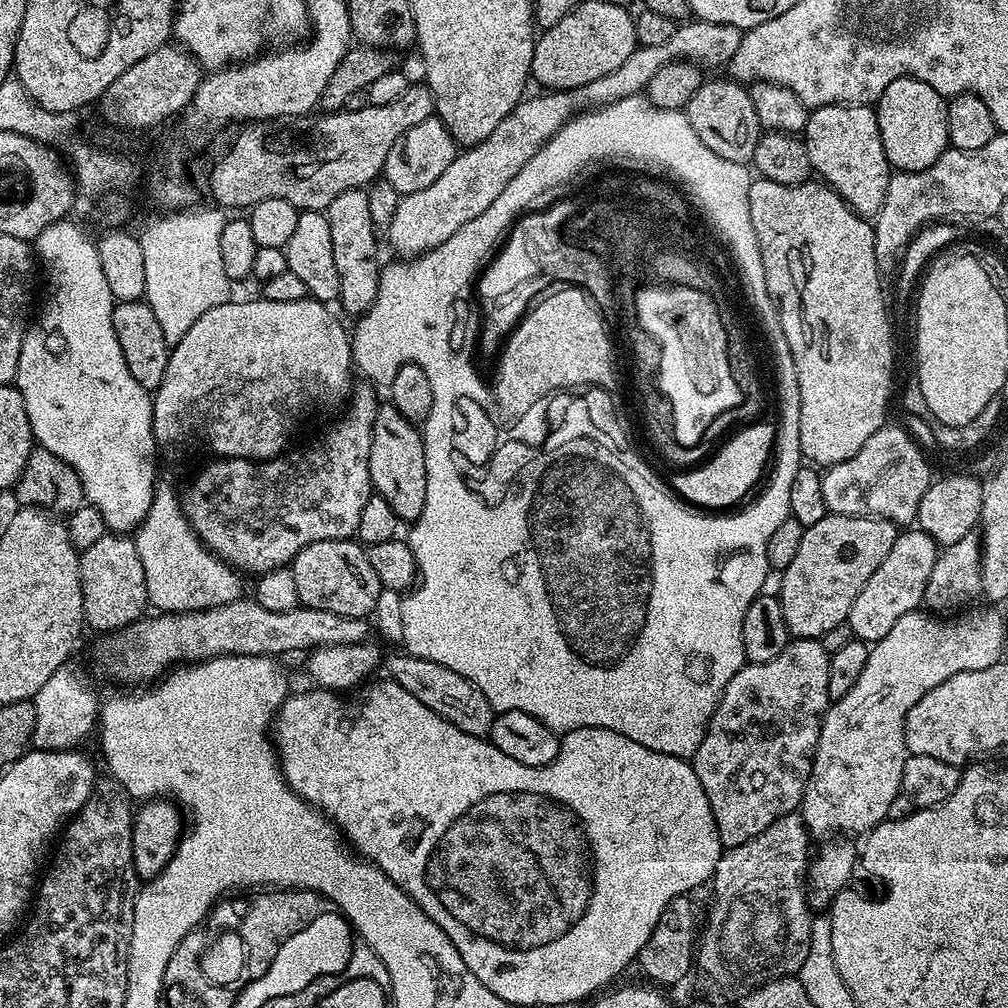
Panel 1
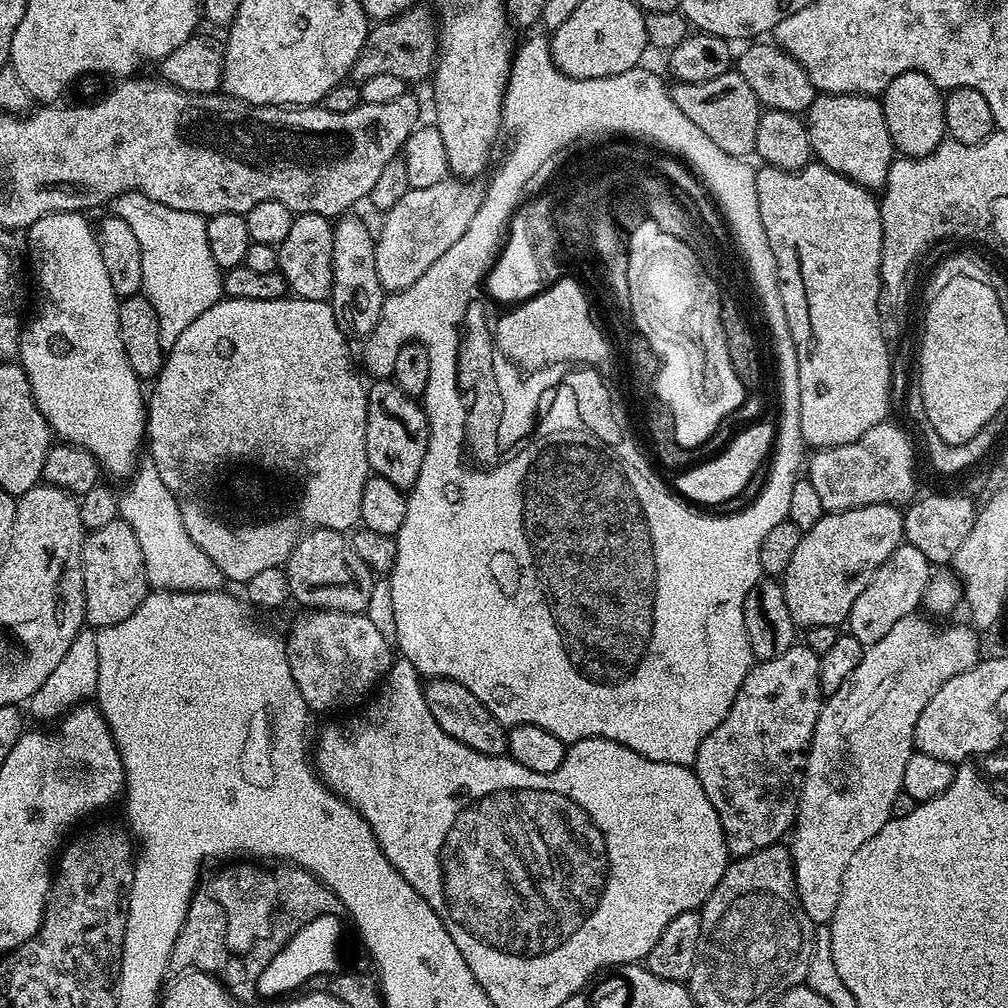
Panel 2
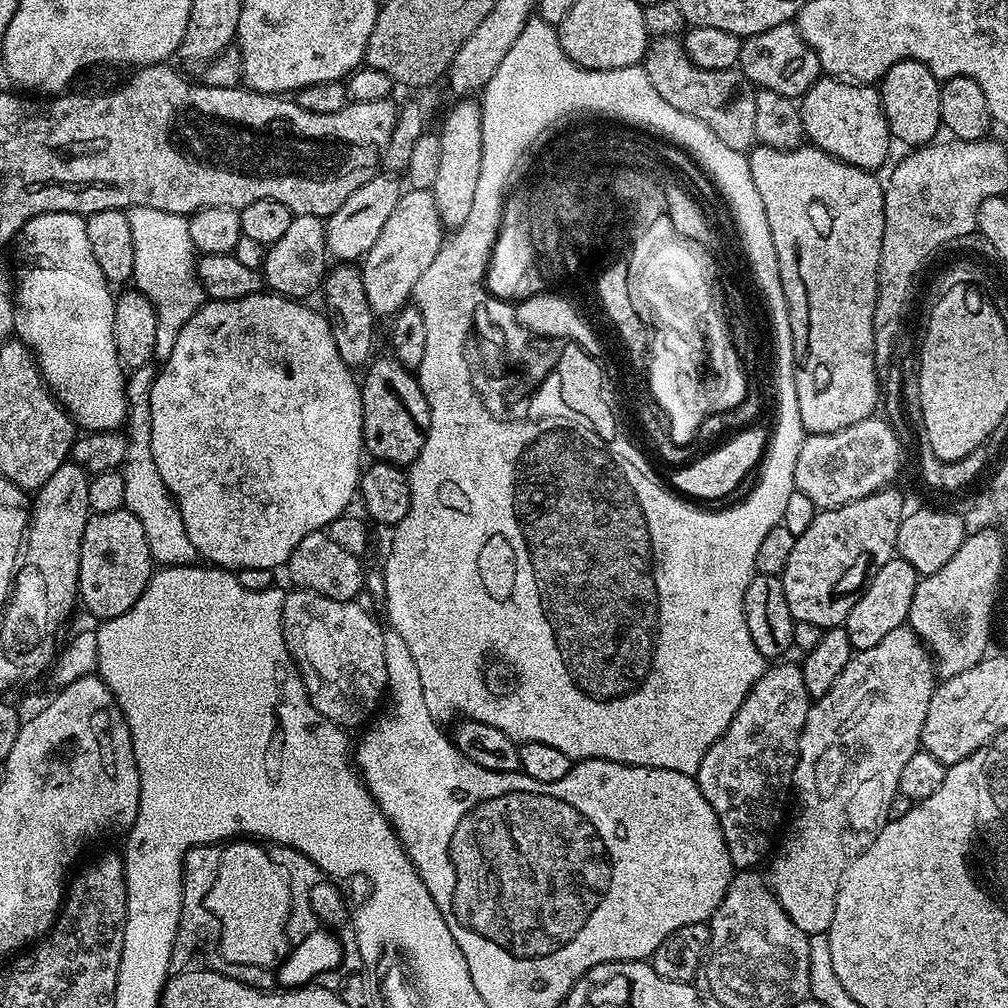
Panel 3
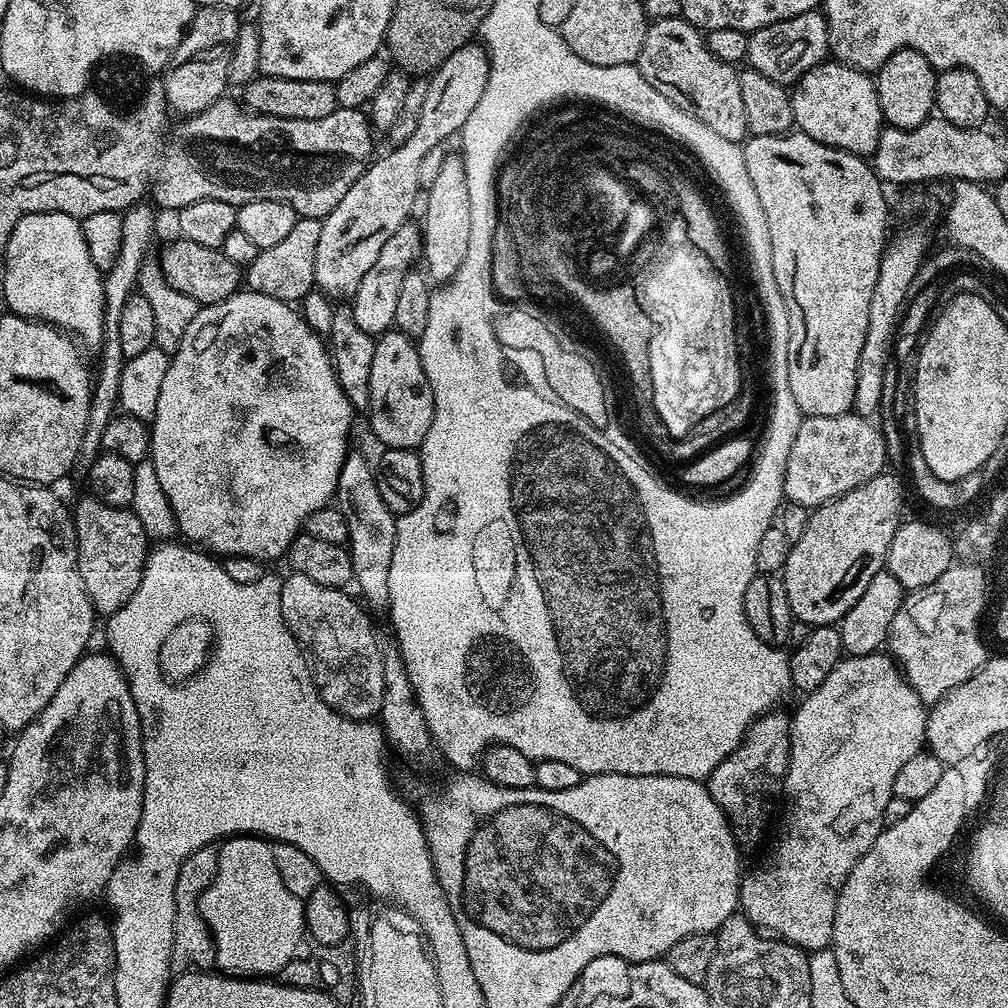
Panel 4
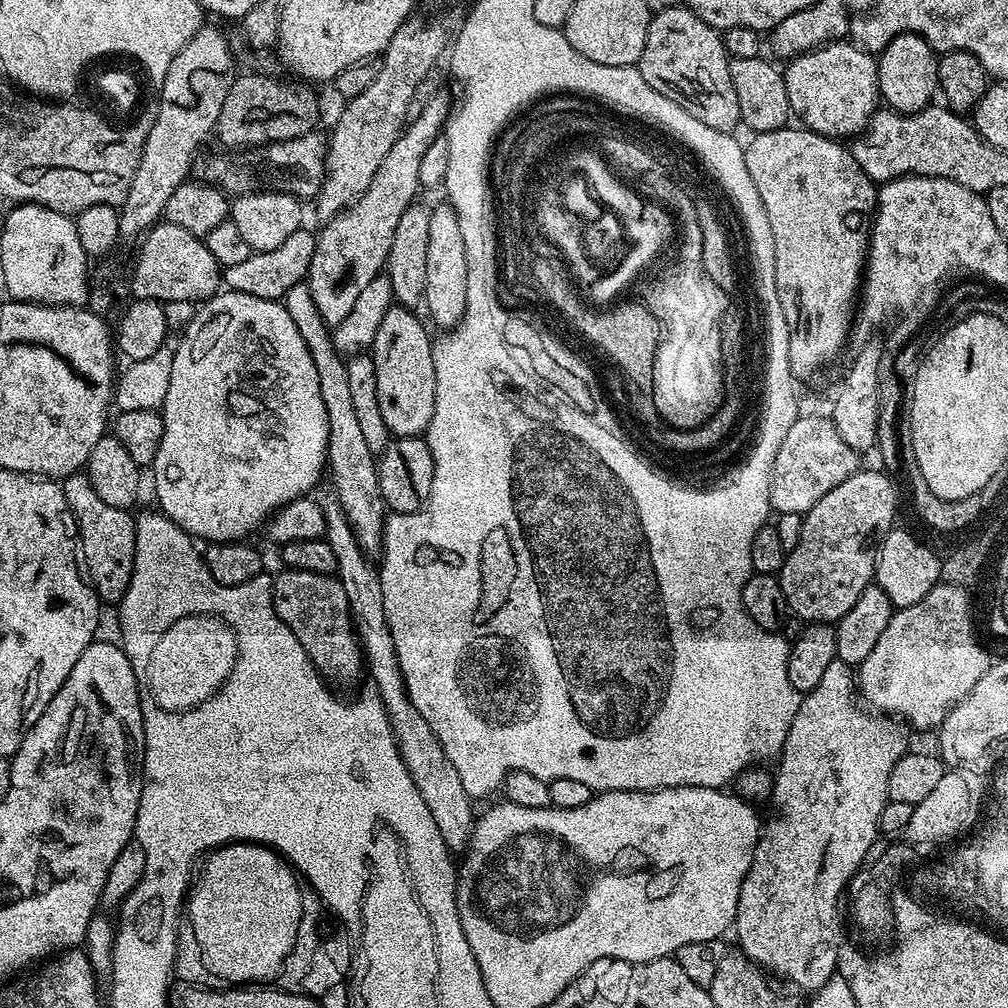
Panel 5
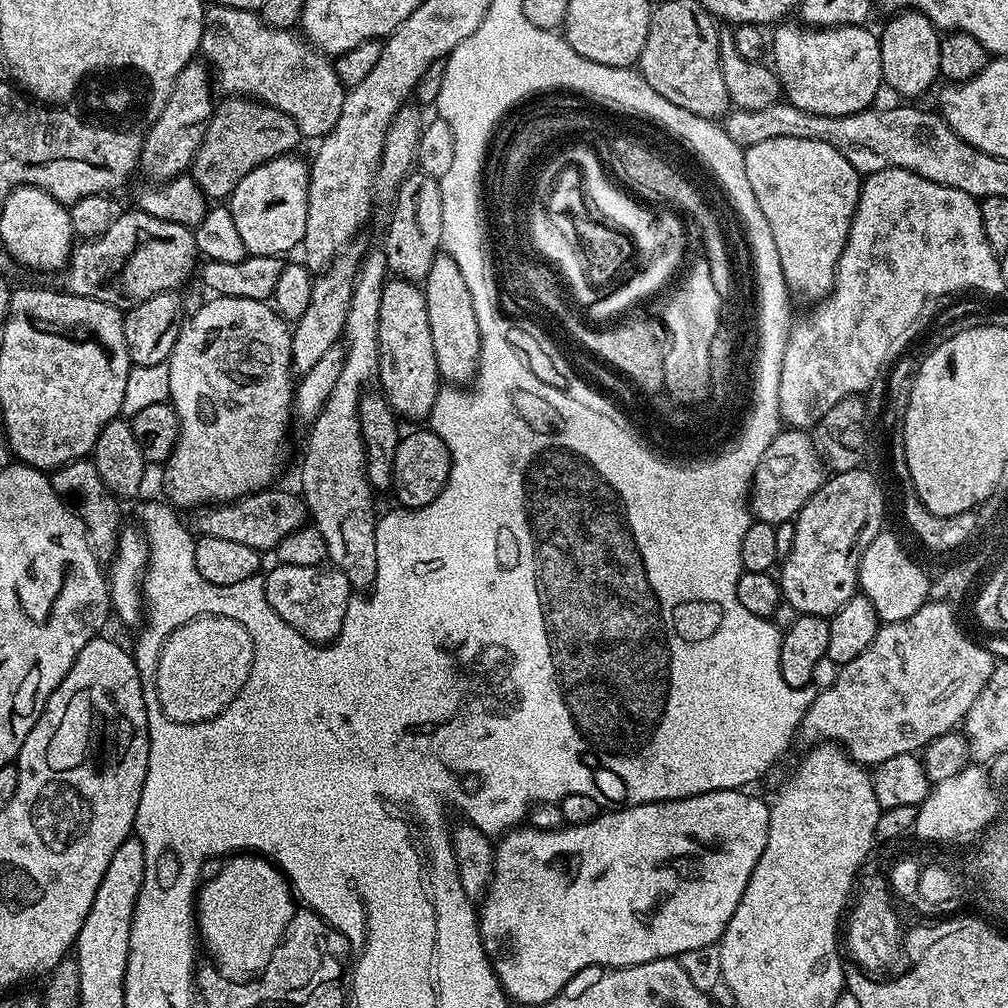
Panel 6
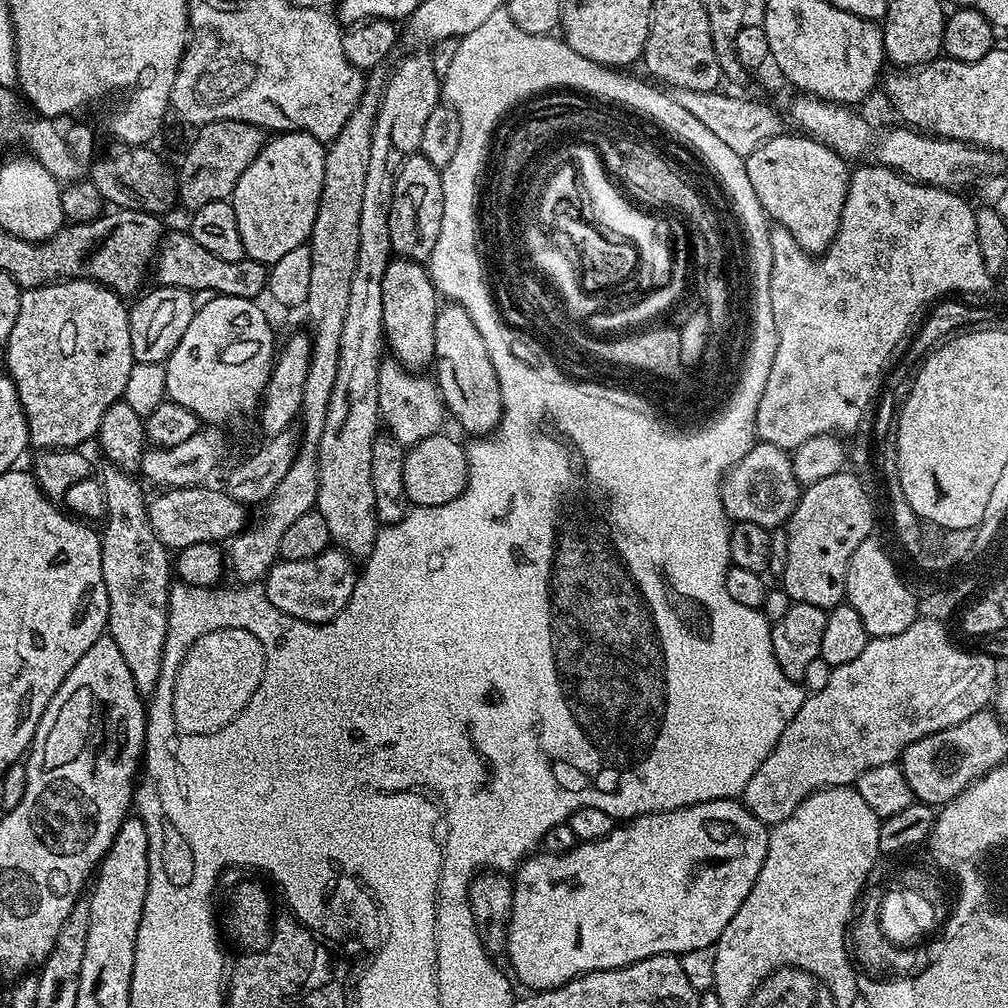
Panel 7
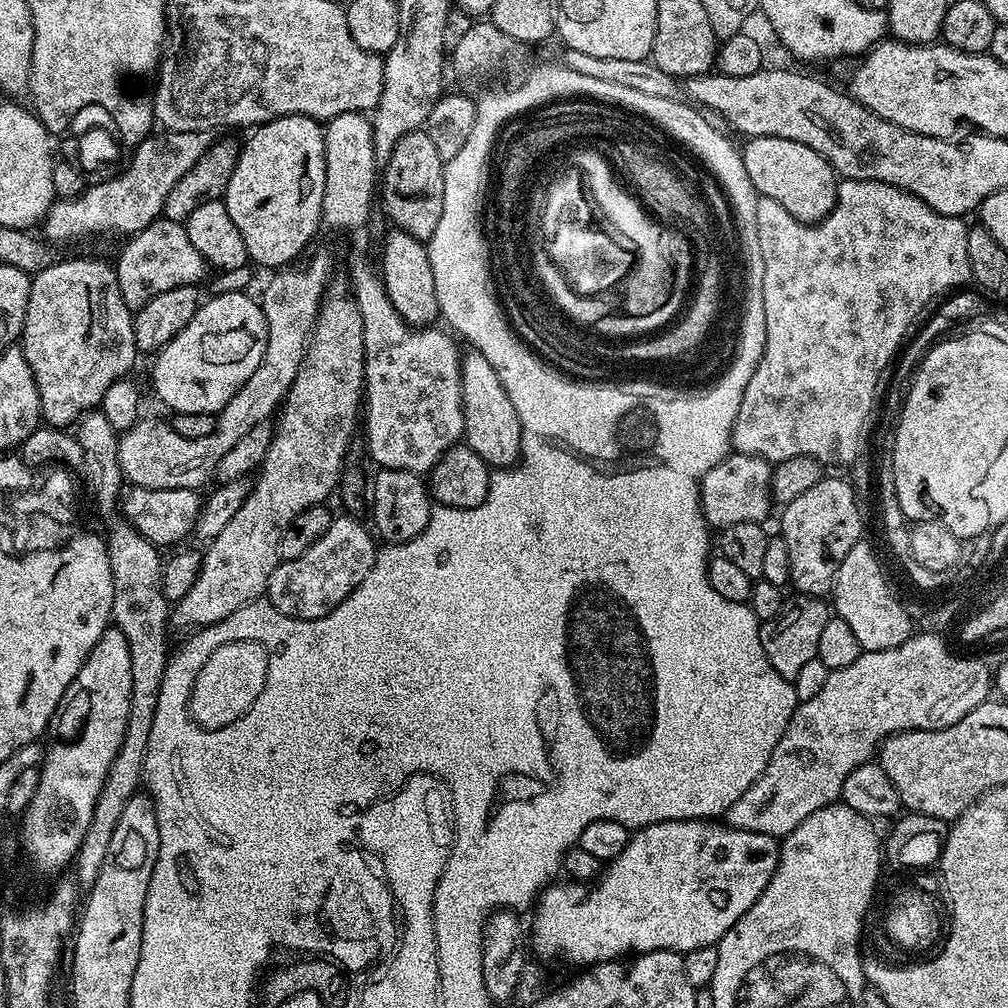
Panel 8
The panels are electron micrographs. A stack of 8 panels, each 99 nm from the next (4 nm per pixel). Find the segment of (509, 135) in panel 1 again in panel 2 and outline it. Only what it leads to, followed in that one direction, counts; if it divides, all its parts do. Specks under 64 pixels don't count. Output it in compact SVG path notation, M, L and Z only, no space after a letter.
M449 178L434 182L434 186L409 188L397 205L383 213L384 225L380 232L378 228L376 236L376 265L378 282L385 293L401 292L414 286L414 282L466 234L466 226L470 226L474 214L478 214L478 206L482 206L484 190L483 183Z

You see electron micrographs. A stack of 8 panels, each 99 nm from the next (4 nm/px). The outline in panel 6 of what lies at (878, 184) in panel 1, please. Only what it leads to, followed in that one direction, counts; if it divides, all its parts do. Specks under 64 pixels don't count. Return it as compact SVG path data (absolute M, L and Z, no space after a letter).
M784 22L770 36L770 64L776 73L777 80L787 103L798 106L798 110L806 110L810 114L823 116L849 116L865 112L877 103L876 95L884 84L882 74L882 54L880 42L875 31L855 24L846 24L842 28L814 28L801 26L793 22Z

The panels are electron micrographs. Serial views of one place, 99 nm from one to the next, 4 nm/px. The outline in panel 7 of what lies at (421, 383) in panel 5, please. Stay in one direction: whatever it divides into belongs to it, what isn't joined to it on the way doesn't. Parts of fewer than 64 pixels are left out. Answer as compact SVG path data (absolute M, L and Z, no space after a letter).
M393 258L382 278L382 322L384 338L391 355L403 366L424 370L436 359L434 322L438 311L438 289L432 283L429 269L419 260Z

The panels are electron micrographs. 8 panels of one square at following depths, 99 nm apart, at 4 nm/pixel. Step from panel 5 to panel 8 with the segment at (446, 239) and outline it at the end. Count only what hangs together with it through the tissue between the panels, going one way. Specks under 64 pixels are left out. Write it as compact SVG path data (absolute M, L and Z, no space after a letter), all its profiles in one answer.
M468 350L460 358L460 389L464 411L463 443L474 450L493 469L513 467L520 459L520 419L498 370L485 356Z

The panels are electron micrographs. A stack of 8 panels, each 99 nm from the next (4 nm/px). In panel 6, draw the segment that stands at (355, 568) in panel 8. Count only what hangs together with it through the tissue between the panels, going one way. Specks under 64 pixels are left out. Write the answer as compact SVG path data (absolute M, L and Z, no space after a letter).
M277 563L276 568L264 576L264 593L266 602L274 606L274 614L282 618L305 641L325 645L335 641L342 630L346 618L346 606L354 595L354 589L348 584L346 574L331 566L286 566Z

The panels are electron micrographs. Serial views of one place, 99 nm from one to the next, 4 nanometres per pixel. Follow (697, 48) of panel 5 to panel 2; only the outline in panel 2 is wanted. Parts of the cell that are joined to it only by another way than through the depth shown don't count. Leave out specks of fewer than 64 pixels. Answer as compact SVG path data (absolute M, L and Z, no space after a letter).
M730 70L718 78L710 78L710 82L676 82L671 85L670 91L672 103L682 110L686 118L690 118L694 126L698 126L698 130L702 130L702 134L706 134L706 138L710 138L710 142L714 142L714 146L718 146L718 150L726 150L728 156L741 158L755 153L762 105L739 72Z

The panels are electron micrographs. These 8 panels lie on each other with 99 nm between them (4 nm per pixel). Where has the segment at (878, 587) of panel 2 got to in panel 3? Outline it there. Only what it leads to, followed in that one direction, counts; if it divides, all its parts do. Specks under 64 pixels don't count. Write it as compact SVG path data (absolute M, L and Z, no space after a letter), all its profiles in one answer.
M899 558L886 562L886 566L882 566L882 570L878 570L878 574L872 576L872 580L864 587L864 592L858 598L858 602L854 602L842 625L850 634L853 649L878 646L878 642L882 642L882 638L886 638L890 630L901 627L907 621L917 583L914 566Z

